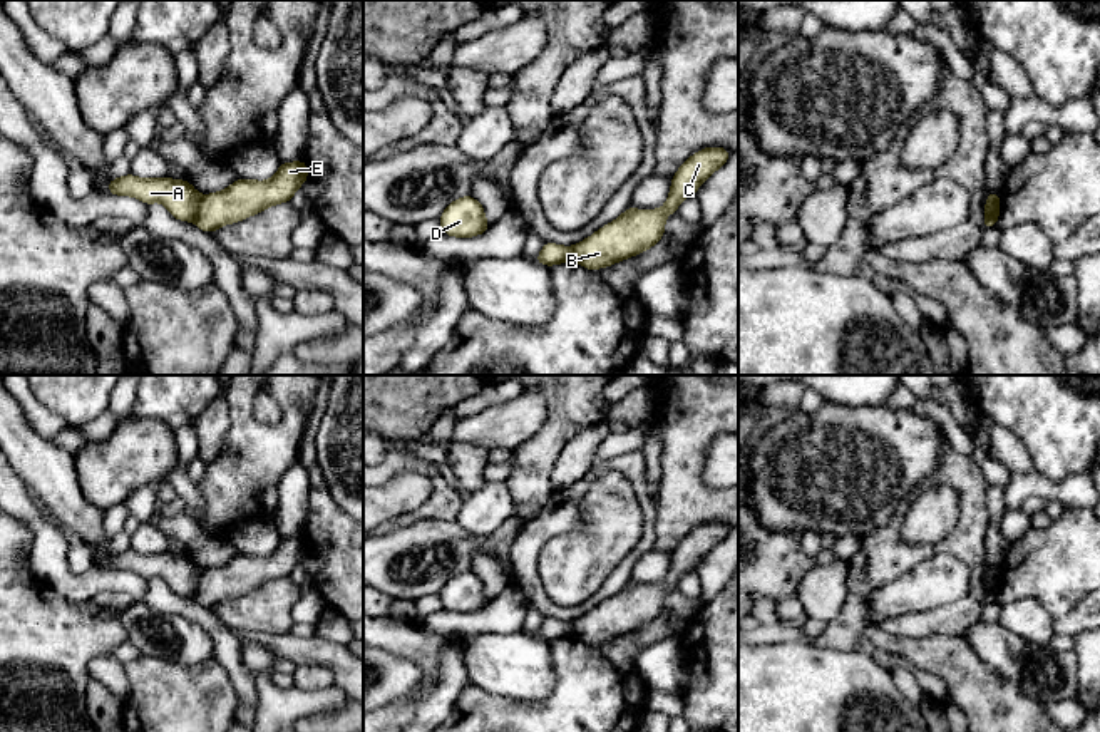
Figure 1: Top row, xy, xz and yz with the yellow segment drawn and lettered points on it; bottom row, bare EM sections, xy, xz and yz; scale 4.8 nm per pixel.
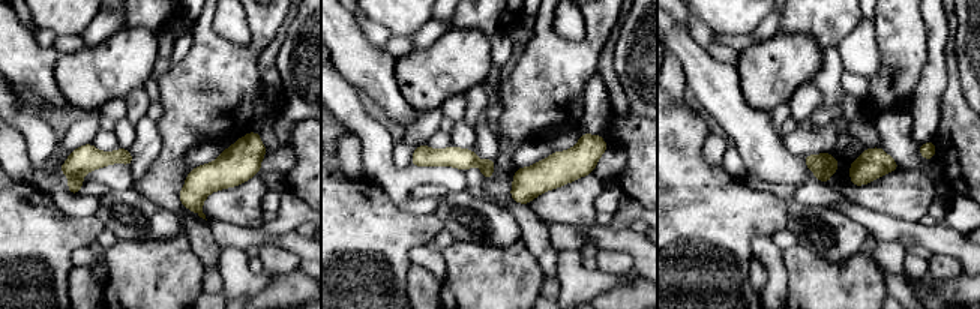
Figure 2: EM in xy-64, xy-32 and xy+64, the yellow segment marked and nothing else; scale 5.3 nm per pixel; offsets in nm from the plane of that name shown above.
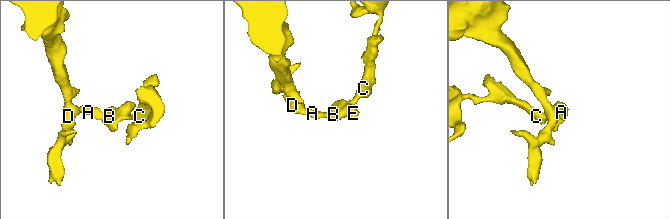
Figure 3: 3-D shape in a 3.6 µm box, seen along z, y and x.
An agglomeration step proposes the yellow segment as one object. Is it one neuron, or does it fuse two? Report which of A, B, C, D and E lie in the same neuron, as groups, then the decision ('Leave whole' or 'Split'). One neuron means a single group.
Groups: A D / B C E. Split

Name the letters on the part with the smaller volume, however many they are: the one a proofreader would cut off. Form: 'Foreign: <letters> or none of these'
Foreign: B, C, E

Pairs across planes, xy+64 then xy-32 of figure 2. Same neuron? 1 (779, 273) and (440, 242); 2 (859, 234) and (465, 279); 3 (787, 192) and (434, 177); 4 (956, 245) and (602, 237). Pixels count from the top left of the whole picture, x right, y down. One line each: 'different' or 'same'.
1: different
2: different
3: different
4: same

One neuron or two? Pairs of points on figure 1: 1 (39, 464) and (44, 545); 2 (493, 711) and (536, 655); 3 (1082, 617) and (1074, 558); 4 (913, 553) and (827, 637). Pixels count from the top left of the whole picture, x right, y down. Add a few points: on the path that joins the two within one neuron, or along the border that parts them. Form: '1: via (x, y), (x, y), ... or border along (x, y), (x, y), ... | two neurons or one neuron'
1: border along (17, 474), (32, 496) | two neurons
2: border along (472, 684), (514, 699), (541, 699), (544, 695) | two neurons
3: border along (1082, 597), (1069, 612), (1053, 620) | two neurons
4: via (888, 561), (858, 592), (853, 613) | one neuron

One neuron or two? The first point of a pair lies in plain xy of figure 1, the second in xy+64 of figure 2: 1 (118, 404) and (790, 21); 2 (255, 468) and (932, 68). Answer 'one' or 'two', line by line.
1: two
2: two

